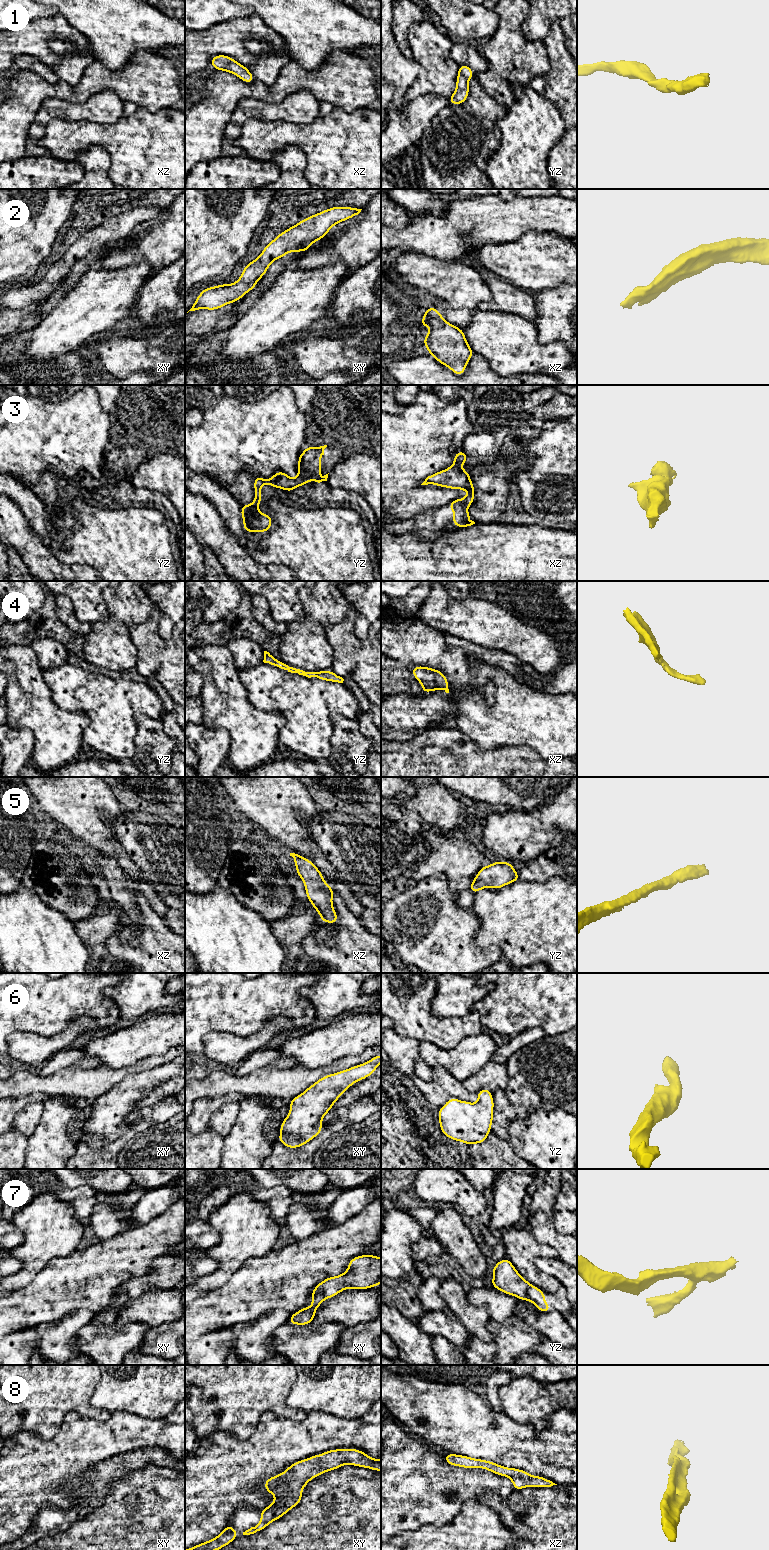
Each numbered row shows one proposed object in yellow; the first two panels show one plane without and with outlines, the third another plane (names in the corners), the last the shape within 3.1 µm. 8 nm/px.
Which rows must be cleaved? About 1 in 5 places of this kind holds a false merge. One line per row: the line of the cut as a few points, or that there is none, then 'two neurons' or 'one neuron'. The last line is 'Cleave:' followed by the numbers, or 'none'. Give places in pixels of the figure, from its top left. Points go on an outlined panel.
1: no cut | one neuron
2: no cut | one neuron
3: no cut | one neuron
4: no cut | one neuron
5: no cut | one neuron
6: no cut | one neuron
7: xy (313, 1290), (318, 1290), (325, 1298) | two neurons
8: no cut | one neuron
Cleave: 7

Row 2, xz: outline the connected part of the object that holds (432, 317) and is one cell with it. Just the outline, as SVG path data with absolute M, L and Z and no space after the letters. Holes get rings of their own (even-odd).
M434 306L425 309L425 314L419 325L423 327L428 325L432 328L423 340L429 354L434 356L439 363L452 370L454 374L461 376L466 370L467 362L475 354L470 348L463 330L444 320L441 313Z

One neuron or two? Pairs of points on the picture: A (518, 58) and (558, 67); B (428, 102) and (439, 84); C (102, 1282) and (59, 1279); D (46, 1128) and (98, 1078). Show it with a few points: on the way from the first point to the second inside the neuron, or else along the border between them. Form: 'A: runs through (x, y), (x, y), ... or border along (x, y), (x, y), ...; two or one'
A: border along (543, 43), (549, 59), (549, 70), (544, 76); two
B: border along (449, 96), (420, 94), (410, 100); two
C: runs through (91, 1277), (70, 1279); one
D: border along (54, 1095), (78, 1097); two

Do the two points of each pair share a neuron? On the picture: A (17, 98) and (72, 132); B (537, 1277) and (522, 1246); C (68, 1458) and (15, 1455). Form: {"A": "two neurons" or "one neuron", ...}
{"A": "two neurons", "B": "one neuron", "C": "one neuron"}

